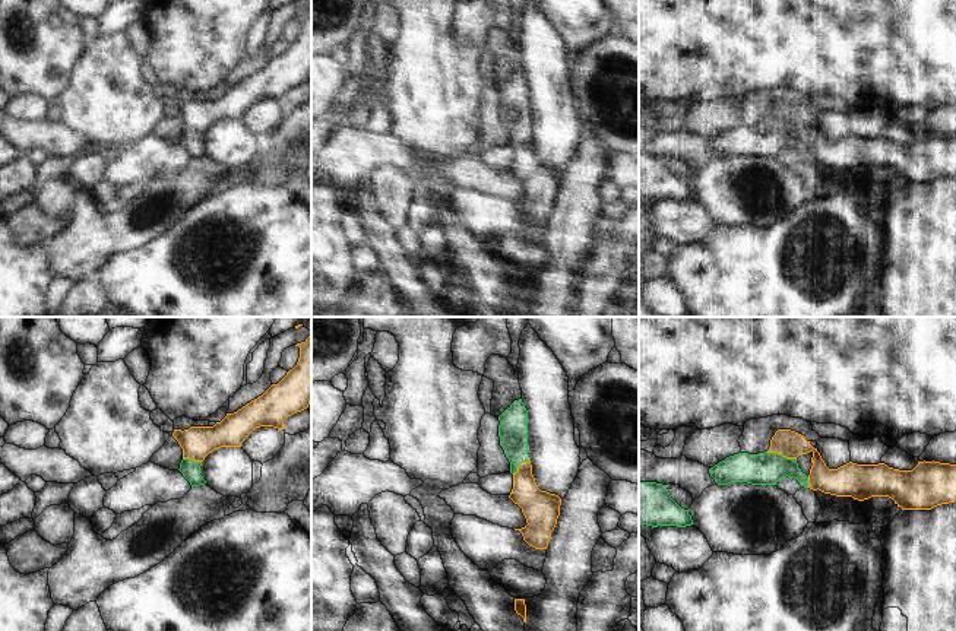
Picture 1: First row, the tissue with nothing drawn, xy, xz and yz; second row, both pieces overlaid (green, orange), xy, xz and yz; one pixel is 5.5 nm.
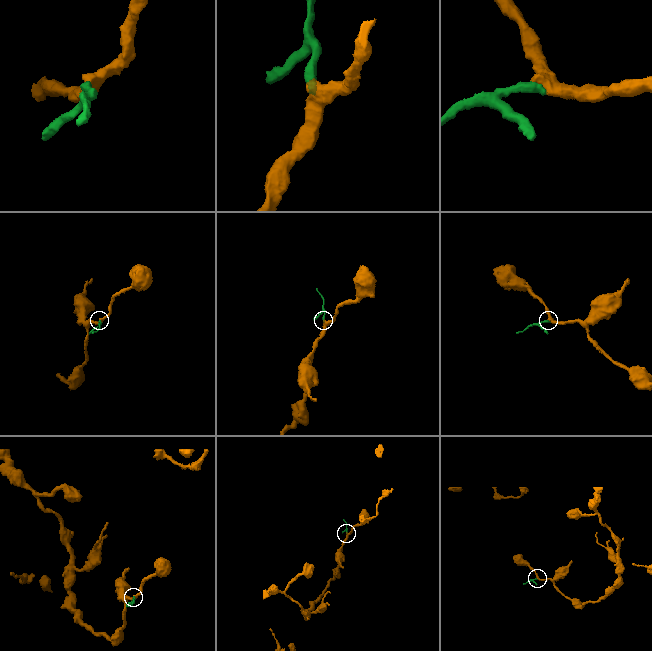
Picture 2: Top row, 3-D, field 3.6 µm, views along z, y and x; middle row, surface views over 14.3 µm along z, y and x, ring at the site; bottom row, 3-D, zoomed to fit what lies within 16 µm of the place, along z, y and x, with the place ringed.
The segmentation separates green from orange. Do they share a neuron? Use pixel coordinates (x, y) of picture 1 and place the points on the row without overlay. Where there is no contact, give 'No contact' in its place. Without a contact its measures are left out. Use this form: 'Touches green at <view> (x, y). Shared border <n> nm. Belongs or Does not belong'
Touches green at yz (781, 127). Shared border 170 nm. Belongs

